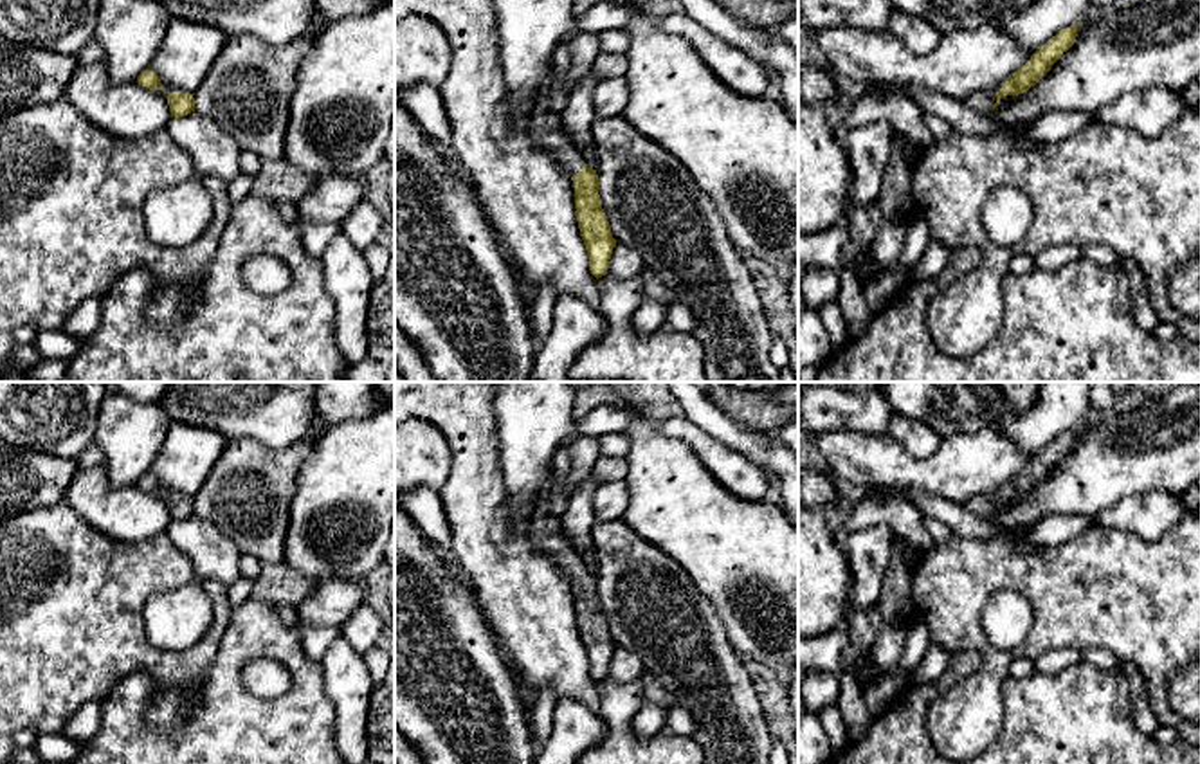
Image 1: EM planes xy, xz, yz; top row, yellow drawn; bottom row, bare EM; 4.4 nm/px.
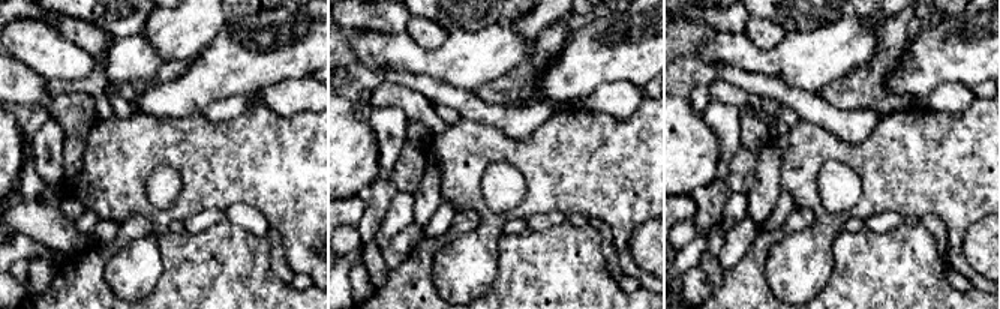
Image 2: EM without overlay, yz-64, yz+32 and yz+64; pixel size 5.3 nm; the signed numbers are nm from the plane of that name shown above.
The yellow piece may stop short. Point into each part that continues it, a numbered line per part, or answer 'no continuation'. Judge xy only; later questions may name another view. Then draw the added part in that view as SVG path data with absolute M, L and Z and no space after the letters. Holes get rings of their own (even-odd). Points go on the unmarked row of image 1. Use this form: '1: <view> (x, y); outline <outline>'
no continuation

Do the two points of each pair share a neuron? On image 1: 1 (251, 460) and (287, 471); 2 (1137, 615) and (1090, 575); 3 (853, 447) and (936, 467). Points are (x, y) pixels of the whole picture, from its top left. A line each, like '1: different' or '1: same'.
1: same
2: same
3: same

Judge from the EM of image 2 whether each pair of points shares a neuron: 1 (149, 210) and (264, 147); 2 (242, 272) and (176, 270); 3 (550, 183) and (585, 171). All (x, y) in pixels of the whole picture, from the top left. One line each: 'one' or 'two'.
1: one
2: one
3: one

